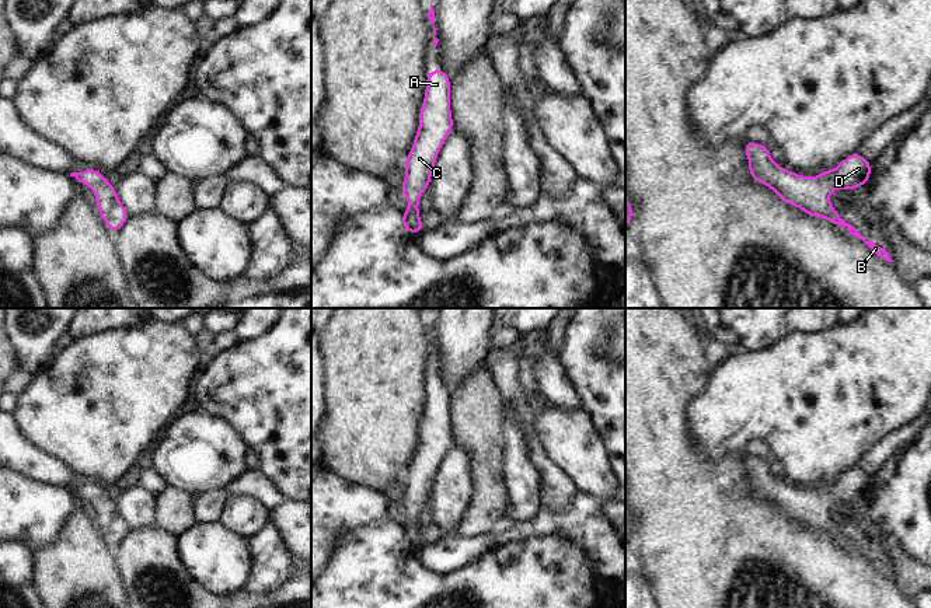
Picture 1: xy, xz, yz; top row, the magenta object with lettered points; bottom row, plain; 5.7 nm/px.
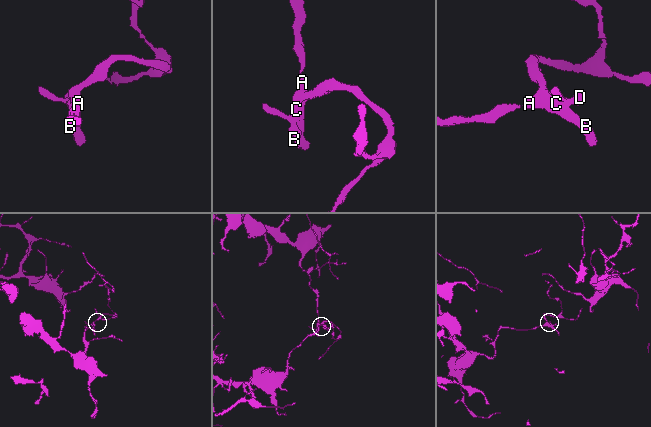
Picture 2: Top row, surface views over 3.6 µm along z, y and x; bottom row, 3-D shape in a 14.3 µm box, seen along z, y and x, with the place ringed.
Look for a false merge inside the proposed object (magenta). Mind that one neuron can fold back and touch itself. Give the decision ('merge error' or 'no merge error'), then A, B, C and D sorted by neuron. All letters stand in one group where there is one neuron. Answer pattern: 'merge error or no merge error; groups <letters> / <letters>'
no merge error; groups A B C D

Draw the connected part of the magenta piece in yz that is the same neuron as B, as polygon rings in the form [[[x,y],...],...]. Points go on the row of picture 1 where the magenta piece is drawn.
[[[745,141],[743,146],[752,179],[768,186],[787,205],[799,207],[810,217],[823,217],[829,223],[847,227],[851,235],[862,240],[878,256],[893,262],[885,248],[867,241],[851,224],[845,223],[829,199],[834,189],[852,191],[867,185],[872,174],[871,161],[855,151],[834,170],[819,172],[815,178],[784,170],[773,161],[766,144]]]

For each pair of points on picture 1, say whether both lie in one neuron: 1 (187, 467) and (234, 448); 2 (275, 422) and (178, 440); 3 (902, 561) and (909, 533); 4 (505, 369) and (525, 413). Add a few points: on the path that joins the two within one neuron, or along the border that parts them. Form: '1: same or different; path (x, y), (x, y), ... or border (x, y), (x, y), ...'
1: same; path (198, 456), (223, 447)
2: different; border (205, 412), (223, 418), (248, 446)
3: different; border (879, 528), (885, 528), (916, 561)
4: same; path (506, 380), (522, 402)

